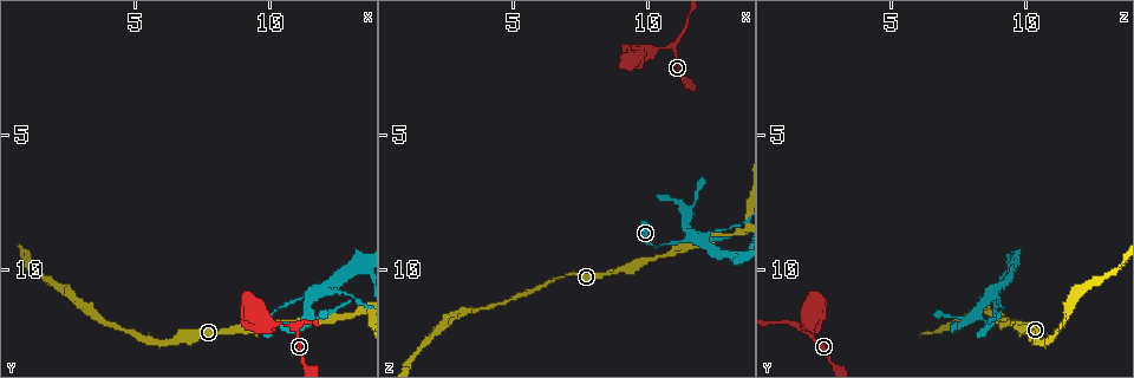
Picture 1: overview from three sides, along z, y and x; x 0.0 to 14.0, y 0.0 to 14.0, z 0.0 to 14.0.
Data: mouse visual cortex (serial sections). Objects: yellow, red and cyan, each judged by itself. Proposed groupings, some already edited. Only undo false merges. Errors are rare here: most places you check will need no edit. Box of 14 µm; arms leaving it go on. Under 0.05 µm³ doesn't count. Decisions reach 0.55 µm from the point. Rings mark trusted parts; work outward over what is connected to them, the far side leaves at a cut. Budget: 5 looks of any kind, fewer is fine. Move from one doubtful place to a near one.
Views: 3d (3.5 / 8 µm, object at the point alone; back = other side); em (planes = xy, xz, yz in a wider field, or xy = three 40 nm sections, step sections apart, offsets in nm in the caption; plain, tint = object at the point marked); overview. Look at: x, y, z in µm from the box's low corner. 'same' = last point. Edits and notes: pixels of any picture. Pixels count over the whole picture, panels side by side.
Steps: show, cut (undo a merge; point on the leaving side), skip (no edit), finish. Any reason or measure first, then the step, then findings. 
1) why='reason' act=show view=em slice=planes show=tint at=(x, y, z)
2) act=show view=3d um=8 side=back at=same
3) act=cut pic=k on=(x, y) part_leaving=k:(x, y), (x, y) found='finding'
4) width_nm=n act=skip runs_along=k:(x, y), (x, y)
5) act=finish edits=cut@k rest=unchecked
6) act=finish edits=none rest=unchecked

why='four-way junction' act=show view=3d um=3.5 at=(11.7, 10.8, 8.8)

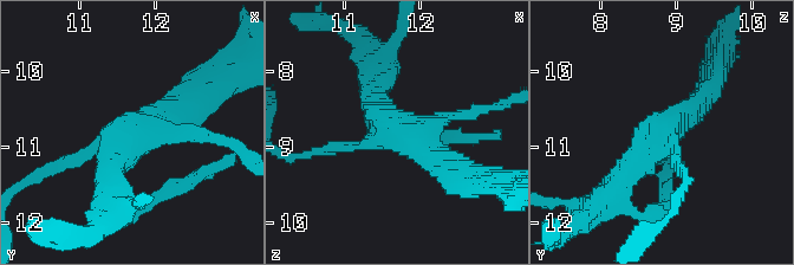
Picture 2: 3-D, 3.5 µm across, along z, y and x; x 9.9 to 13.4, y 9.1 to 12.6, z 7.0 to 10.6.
why='now the EM' act=show view=em slice=xy step=3 show=tint at=(11.60, 10.85, 8.75)

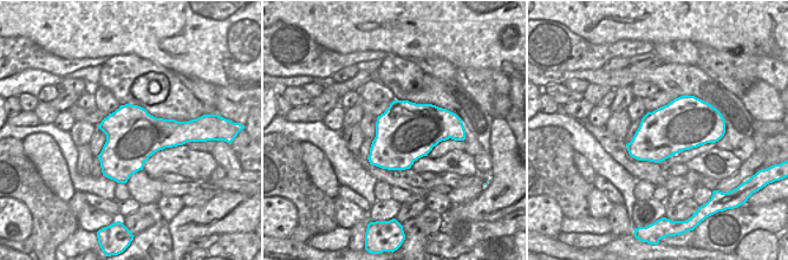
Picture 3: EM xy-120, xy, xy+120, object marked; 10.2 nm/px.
width_nm=600 act=skip runs_along=2:(58, 167), (189, 109) found='one cell here'

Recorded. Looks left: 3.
why='thick turns thin' act=show view=3d um=3.5 side=back at=(10.9, 12.2, 1.7)

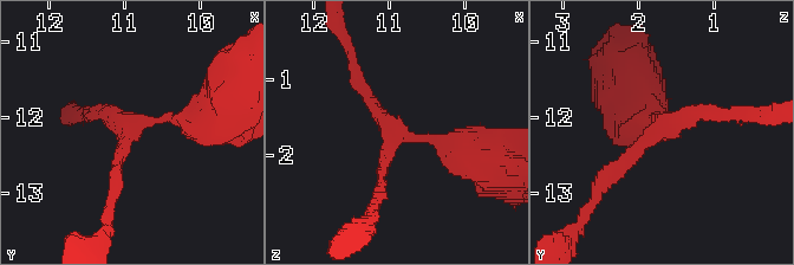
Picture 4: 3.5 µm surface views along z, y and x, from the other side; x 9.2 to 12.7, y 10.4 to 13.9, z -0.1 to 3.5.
arms=3 arm_widths_nm=200,200,250 why='shape alone is not enough' act=show view=em slice=xy step=3 show=plain at=(10.90, 12.20, 1.75)

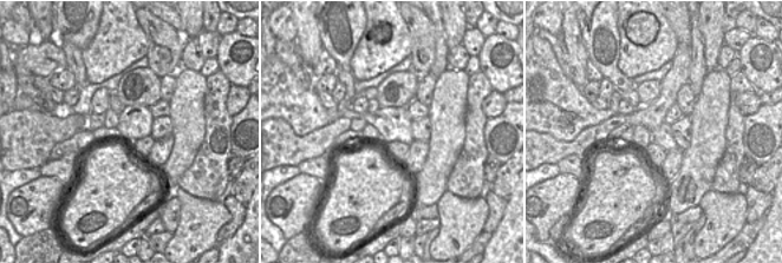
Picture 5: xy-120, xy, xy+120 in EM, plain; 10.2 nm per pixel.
act=show view=em slice=xy step=3 show=tint at=same

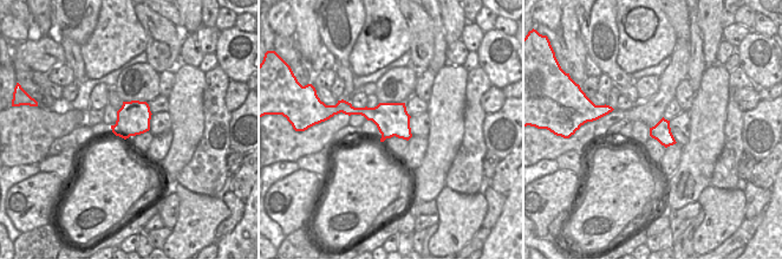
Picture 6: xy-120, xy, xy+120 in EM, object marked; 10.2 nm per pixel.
act=skip runs_along=4:(116, 180), (137, 125), (207, 118) found='all the same cell'

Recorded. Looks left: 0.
act=finish edits=none rest=unchecked

